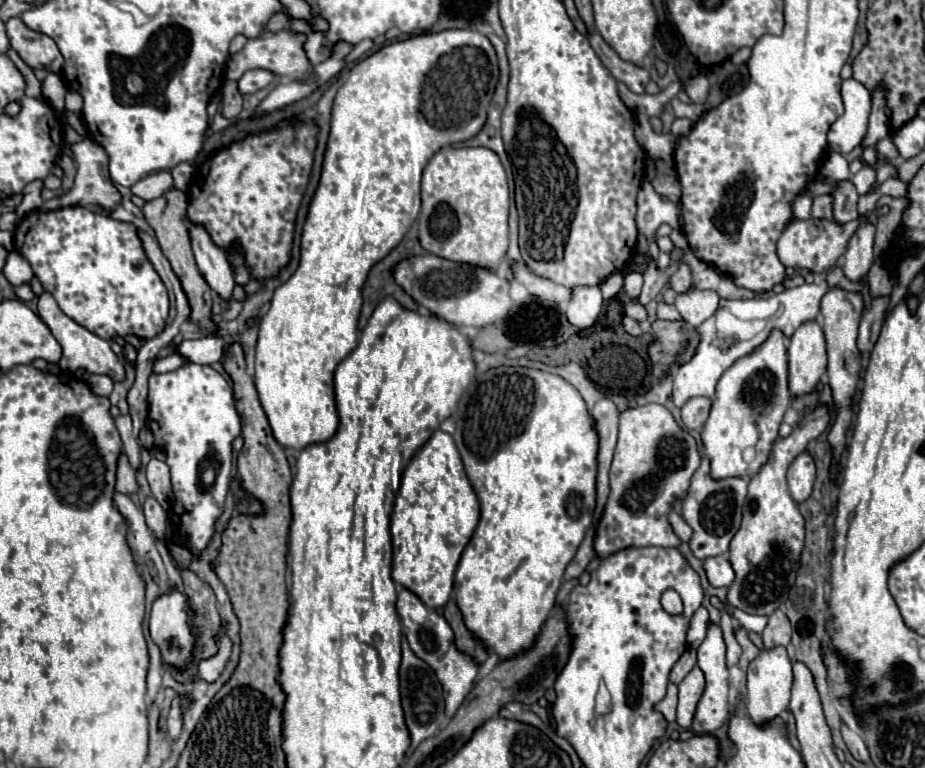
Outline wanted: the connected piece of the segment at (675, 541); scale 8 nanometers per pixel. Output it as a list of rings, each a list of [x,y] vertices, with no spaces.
[[[648,403],[642,407],[624,409],[620,413],[620,429],[618,429],[618,445],[614,451],[612,467],[610,467],[610,495],[606,507],[602,511],[600,523],[596,527],[594,551],[598,559],[604,559],[616,551],[628,547],[680,547],[680,539],[668,523],[668,513],[672,511],[674,499],[682,501],[688,495],[690,479],[694,471],[700,467],[700,447],[692,433],[680,427],[672,413],[658,403]]]

